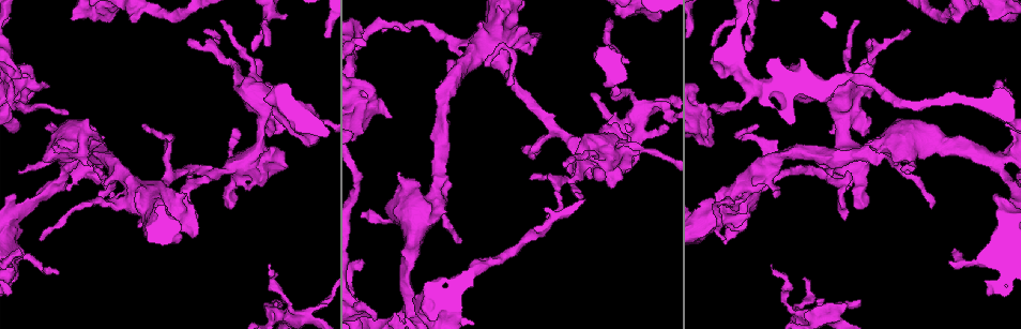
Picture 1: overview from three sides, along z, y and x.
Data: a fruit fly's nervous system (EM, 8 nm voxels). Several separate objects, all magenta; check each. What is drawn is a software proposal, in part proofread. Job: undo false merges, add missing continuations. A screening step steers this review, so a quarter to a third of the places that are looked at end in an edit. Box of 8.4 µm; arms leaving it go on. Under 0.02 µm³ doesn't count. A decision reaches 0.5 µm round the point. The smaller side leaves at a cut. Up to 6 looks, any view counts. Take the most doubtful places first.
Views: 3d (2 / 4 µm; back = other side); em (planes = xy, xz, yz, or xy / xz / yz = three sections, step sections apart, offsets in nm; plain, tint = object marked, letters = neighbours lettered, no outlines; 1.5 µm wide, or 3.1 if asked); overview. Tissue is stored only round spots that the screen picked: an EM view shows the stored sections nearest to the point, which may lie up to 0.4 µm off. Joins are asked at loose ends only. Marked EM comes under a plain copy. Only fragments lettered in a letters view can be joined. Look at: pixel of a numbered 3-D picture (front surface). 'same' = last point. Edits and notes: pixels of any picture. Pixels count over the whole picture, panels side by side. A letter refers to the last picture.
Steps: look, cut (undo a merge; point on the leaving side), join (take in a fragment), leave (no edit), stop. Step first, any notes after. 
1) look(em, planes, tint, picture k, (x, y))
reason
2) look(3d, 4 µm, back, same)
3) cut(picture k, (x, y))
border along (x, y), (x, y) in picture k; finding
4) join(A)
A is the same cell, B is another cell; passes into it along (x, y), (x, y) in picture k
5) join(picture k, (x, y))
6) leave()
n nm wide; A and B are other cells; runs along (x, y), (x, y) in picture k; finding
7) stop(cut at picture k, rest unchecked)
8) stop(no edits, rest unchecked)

look(3d, 4 µm, picture 1, (362, 214))
thin end

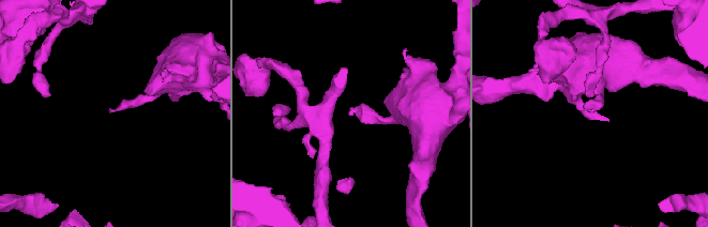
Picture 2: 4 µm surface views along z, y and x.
look(em, yz, step 4, tint, picture 2, (588, 109))
now the EM

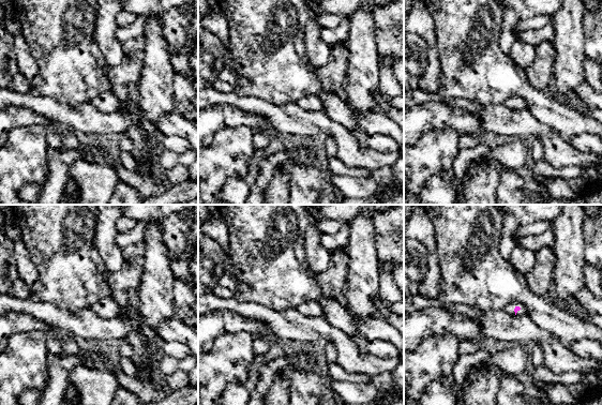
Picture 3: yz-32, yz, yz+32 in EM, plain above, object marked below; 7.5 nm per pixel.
look(em, planes, letters, same)

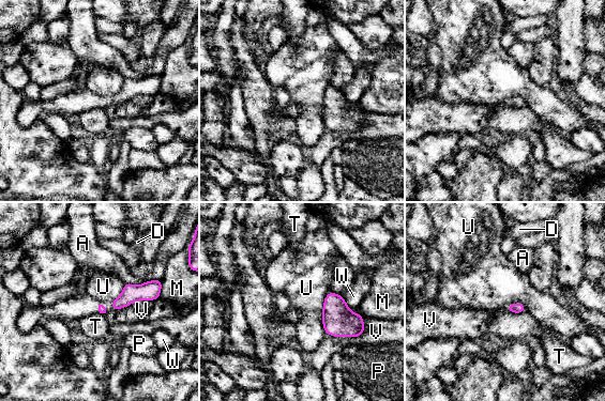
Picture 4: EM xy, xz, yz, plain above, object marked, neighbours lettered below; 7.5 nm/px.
leave()
A, D, M, P, T, U, V and W are other cells; border along (363, 317), (359, 336), (327, 335) in picture 4; none of them fits

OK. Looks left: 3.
look(em, planes, tint, picture 1, (309, 313))
sharp bend

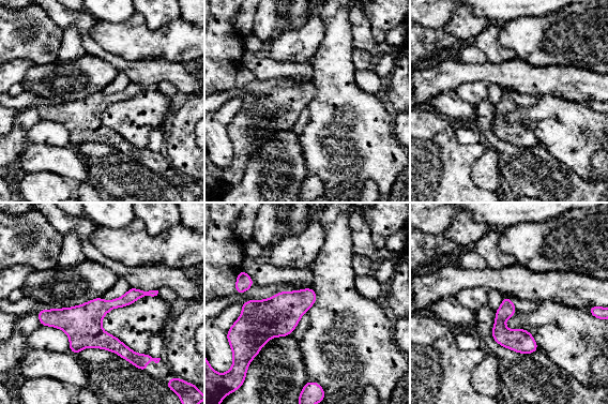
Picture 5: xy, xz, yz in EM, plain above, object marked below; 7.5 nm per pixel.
look(em, planes, letters, same)

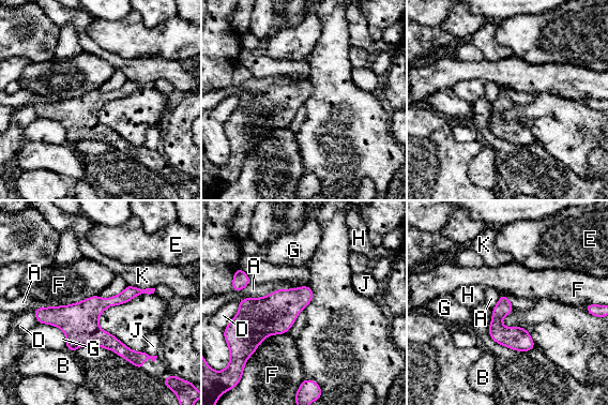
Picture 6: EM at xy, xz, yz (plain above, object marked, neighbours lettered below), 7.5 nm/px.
leave()
A, B, D, E, F, G, H, J and K are other cells; border along (287, 331), (269, 334), (249, 357) in picture 6; one neuron here

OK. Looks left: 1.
stop(no edits, rest unchecked)

